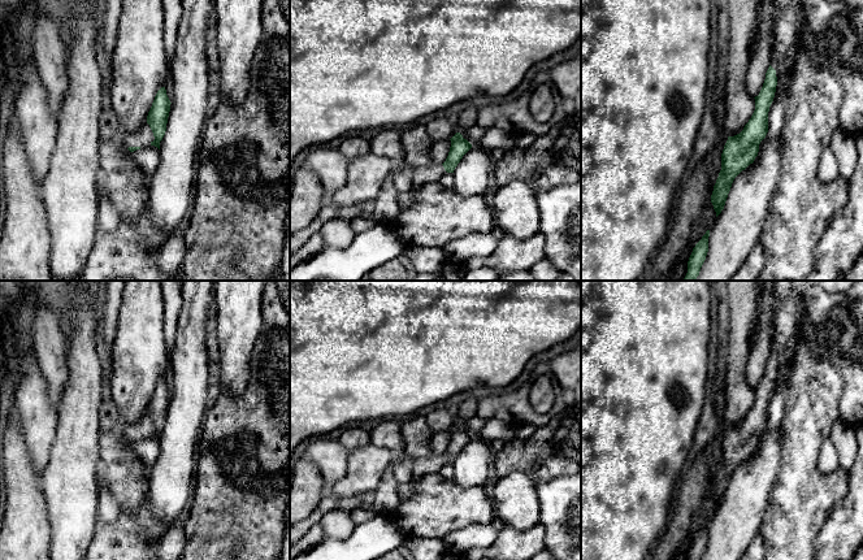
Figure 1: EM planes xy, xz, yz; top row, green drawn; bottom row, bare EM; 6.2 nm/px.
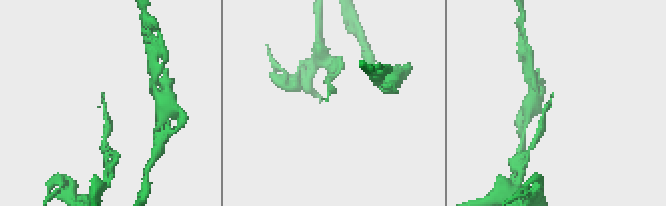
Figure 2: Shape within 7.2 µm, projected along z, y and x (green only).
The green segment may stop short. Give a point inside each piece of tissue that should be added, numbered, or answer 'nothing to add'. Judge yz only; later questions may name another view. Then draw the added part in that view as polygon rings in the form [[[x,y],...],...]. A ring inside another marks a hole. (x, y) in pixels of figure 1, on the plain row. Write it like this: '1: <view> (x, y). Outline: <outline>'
1: yz (833, 322). Outline: [[[775,281],[776,290],[776,334],[771,357],[776,361],[777,375],[786,381],[792,369],[797,342],[808,337],[812,350],[829,361],[844,379],[840,399],[840,418],[851,425],[863,425],[863,281],[855,281],[847,292],[831,294],[811,281]]]

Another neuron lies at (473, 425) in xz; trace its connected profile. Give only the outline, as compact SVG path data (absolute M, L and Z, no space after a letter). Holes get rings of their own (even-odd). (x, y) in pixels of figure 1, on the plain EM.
M476 414L474 417L461 424L461 426L472 435L472 438L478 438L478 434L481 429L485 426L486 421L486 418L482 418L478 414Z

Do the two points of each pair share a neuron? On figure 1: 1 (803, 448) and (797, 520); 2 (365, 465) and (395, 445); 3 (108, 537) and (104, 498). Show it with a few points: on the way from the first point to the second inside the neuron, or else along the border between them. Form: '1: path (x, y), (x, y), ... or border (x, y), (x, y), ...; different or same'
1: path (799, 467), (799, 502); same
2: border (371, 442), (378, 447), (389, 448), (395, 455); different
3: border (121, 511), (109, 524), (98, 521); different

